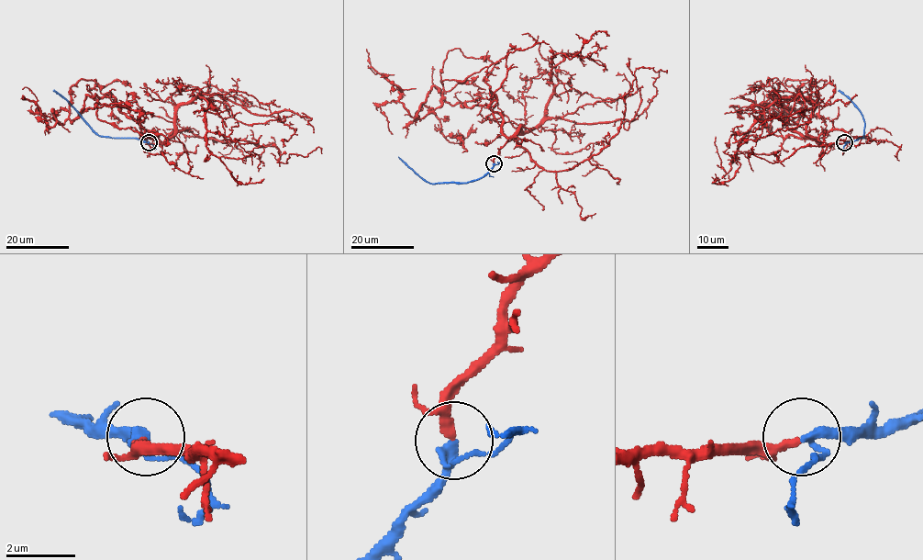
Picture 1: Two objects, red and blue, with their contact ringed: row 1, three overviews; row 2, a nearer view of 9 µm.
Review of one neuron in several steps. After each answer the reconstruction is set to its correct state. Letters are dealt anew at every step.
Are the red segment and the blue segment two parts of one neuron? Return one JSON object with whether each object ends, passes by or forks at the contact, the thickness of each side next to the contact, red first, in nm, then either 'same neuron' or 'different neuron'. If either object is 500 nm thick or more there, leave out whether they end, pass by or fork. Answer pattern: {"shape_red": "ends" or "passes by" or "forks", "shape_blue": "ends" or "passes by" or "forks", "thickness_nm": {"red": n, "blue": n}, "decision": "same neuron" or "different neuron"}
{"shape_red": "passes by", "shape_blue": "passes by", "thickness_nm": {"red": 190, "blue": 220}, "decision": "same neuron"}

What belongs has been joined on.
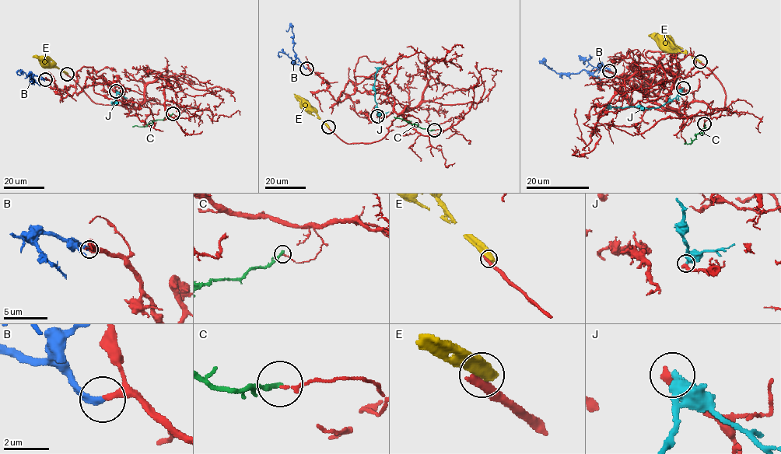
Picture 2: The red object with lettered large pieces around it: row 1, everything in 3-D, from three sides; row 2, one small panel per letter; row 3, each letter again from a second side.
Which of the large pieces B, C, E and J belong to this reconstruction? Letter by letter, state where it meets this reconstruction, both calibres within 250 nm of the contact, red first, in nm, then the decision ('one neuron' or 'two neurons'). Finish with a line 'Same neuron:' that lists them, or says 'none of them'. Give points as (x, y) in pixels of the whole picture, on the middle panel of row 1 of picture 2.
B: (306, 68) | 260/300 nm | one neuron
C: (434, 130) | 140/240 nm | two neurons
E: (328, 127) | 400/600 nm | two neurons
J: (377, 116) | 360/360 nm | two neurons
Same neuron: B

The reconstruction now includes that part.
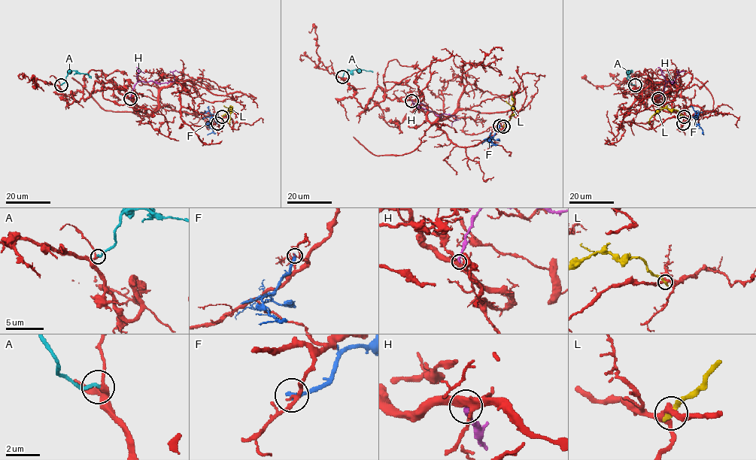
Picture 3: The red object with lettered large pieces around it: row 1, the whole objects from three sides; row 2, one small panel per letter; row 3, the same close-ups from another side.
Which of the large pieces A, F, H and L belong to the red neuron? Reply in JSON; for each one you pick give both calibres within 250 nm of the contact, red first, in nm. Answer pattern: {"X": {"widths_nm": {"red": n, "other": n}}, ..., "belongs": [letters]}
{"A": {"widths_nm": {"red": 240, "other": 200}}, "belongs": ["A"]}

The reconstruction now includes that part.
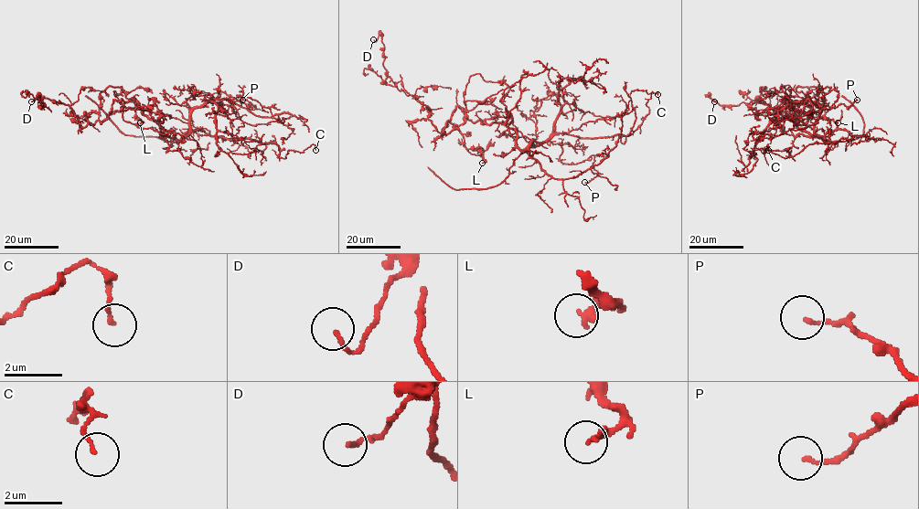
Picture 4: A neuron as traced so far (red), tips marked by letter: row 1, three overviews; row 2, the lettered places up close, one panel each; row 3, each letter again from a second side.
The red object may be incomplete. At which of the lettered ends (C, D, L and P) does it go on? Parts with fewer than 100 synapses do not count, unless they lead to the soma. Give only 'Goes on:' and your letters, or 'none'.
Goes on: none

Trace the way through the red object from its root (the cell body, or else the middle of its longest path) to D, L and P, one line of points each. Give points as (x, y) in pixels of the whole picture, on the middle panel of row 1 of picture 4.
D: (496, 123), (471, 121), (463, 111), (463, 123), (440, 133), (427, 106), (386, 82), (381, 36), (373, 39)
L: (496, 123), (463, 111), (463, 123), (443, 129), (452, 123), (482, 163)
P: (496, 123), (515, 131), (522, 151), (532, 140), (559, 143), (565, 164), (593, 155), (597, 174), (584, 182)

